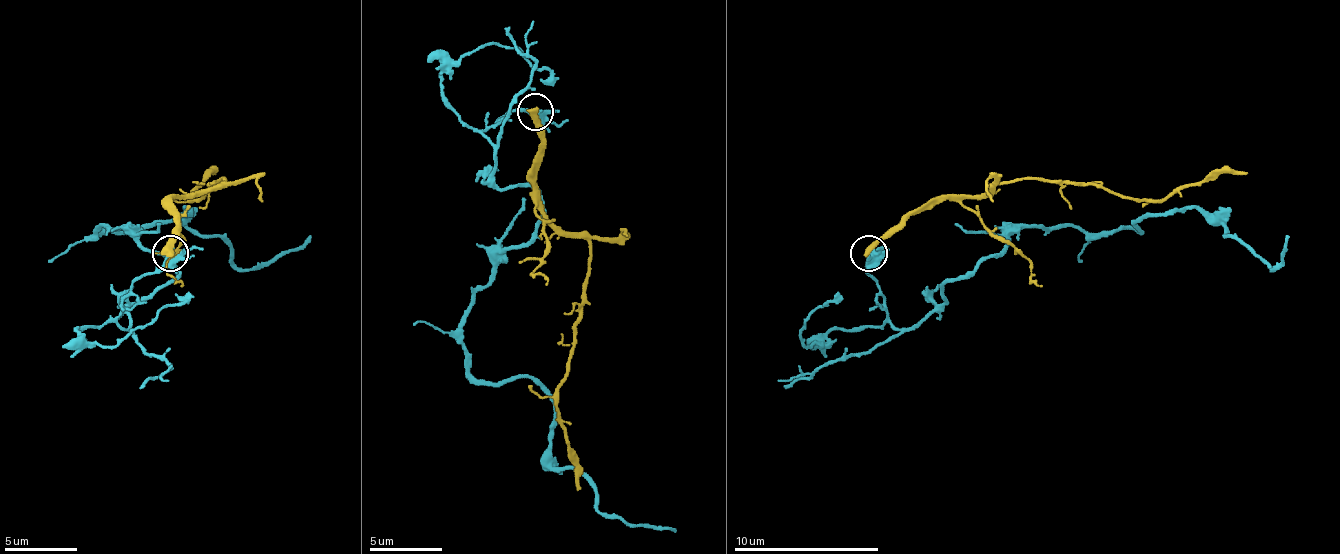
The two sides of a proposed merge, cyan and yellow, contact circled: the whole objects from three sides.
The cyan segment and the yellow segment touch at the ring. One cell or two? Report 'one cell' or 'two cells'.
two cells

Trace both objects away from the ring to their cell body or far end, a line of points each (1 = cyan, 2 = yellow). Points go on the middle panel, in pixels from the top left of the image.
1: (536, 111), (481, 133), (539, 224), (474, 293), (467, 373), (529, 377), (550, 464), (609, 519), (674, 530)
2: (536, 111), (539, 209), (558, 227), (576, 231), (590, 249), (587, 304), (558, 391), (558, 420), (580, 490)

